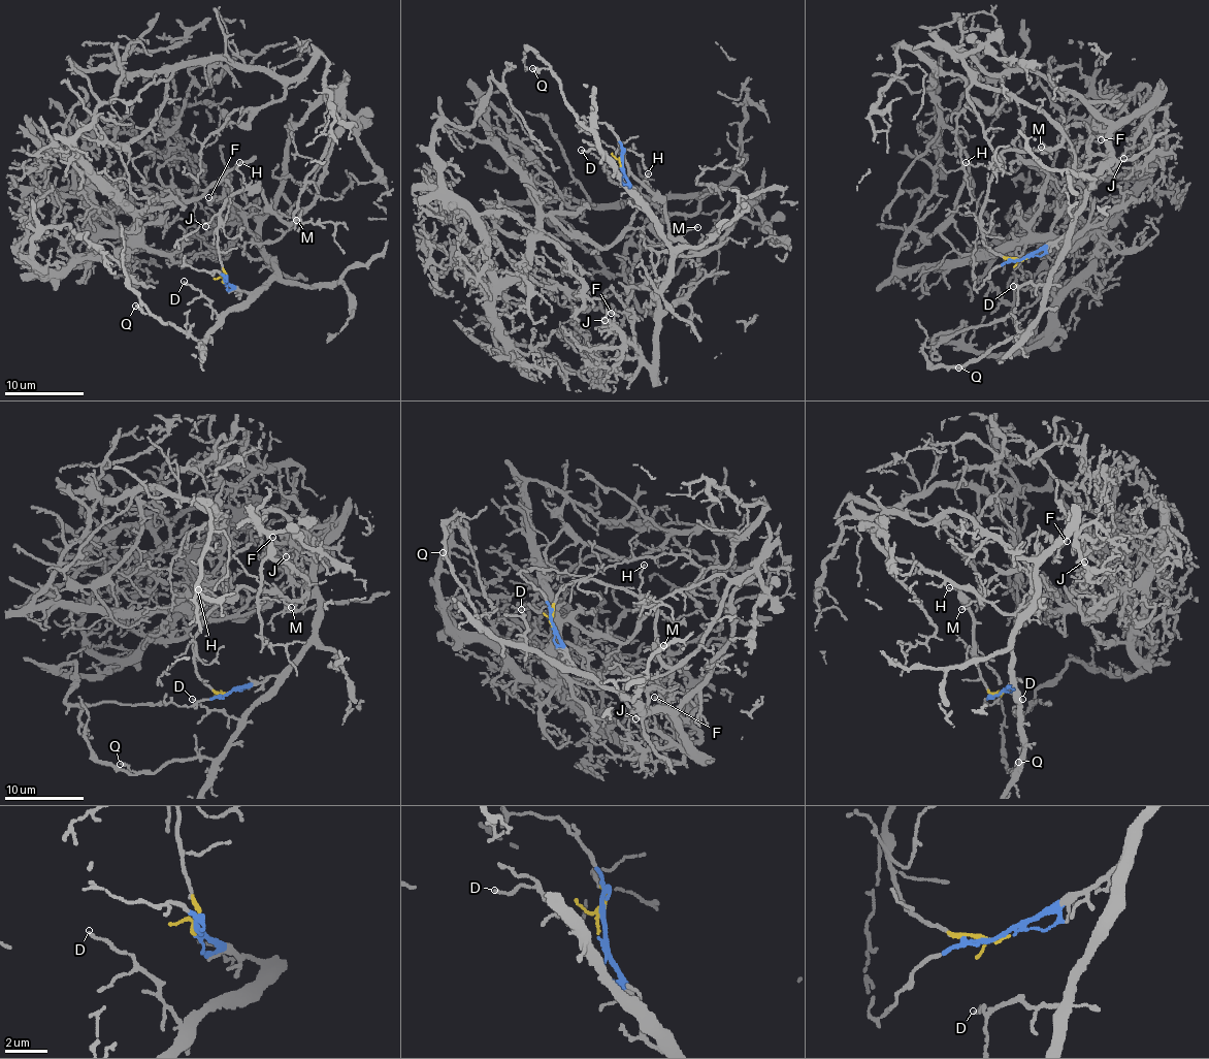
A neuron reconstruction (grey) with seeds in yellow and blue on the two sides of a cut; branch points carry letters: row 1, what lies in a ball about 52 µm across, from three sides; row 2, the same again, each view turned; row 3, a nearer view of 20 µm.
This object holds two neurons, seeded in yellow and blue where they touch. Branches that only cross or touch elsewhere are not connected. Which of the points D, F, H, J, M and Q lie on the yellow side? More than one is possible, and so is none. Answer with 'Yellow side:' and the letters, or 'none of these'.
Yellow side: H, M

